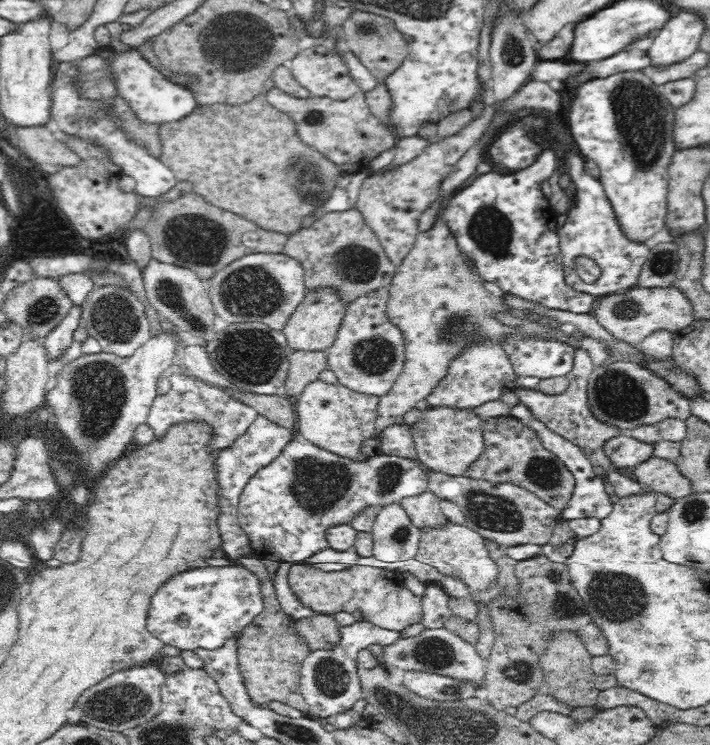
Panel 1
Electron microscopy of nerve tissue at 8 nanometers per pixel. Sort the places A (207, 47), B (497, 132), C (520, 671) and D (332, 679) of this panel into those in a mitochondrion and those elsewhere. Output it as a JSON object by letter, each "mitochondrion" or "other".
{"A":"mitochondrion","B":"other","C":"mitochondrion","D":"mitochondrion"}

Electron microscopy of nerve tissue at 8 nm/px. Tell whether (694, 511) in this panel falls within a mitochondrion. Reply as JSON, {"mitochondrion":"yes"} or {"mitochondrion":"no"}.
{"mitochondrion":"yes"}

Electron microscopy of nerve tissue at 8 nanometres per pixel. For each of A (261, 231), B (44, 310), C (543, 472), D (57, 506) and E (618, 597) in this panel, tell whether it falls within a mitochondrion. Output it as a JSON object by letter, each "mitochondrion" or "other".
{"A":"other","B":"mitochondrion","C":"mitochondrion","D":"other","E":"mitochondrion"}

